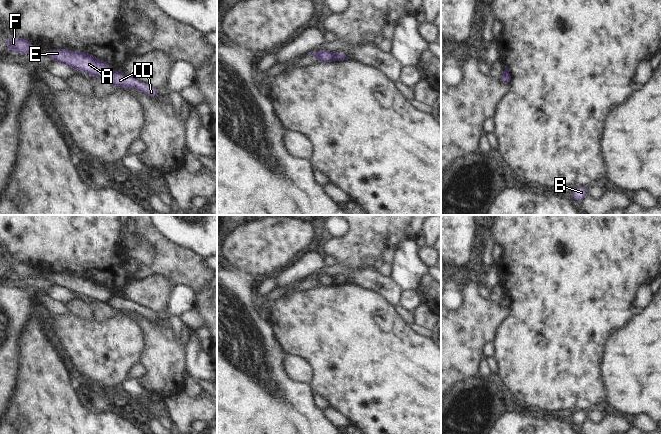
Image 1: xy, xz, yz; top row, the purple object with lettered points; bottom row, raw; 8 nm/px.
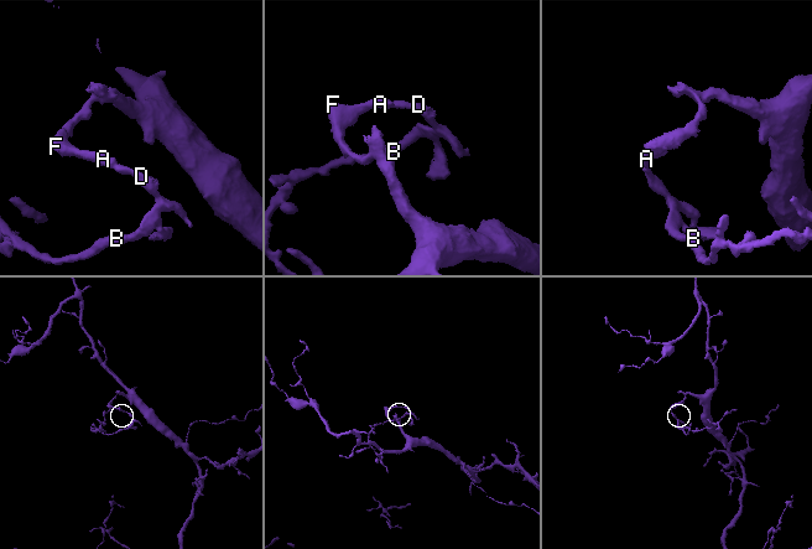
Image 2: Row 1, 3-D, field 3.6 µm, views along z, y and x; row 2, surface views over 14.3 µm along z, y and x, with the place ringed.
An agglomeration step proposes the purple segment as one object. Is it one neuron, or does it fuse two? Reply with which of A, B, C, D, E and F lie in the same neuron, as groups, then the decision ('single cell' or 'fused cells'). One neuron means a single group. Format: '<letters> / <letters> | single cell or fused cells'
A E F / B C D | fused cells

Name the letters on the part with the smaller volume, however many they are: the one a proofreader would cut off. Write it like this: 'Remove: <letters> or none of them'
Remove: B, C, D

